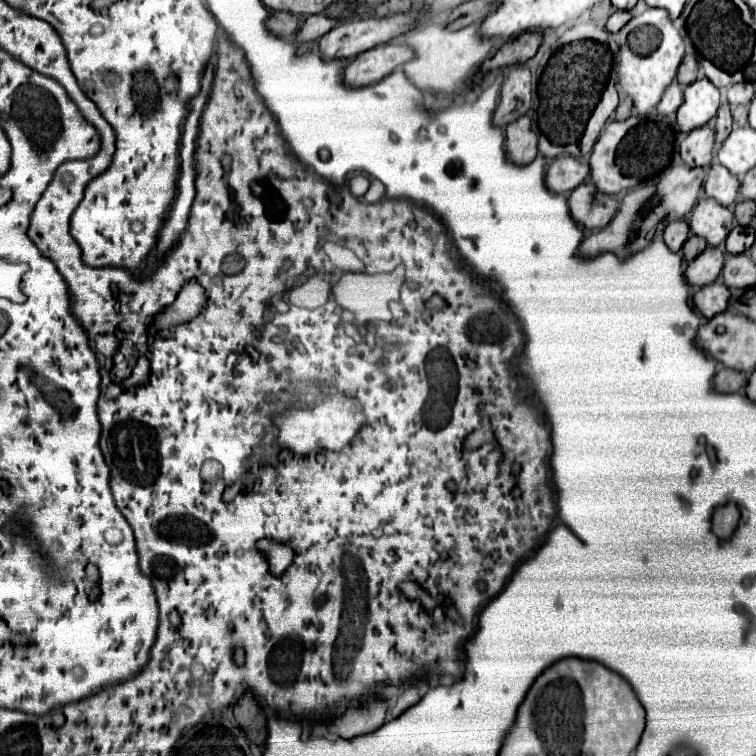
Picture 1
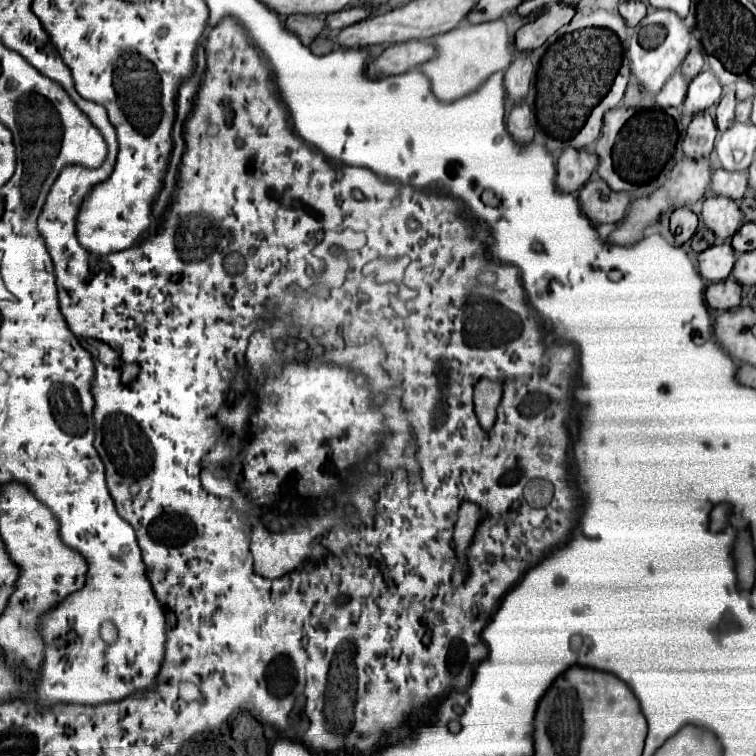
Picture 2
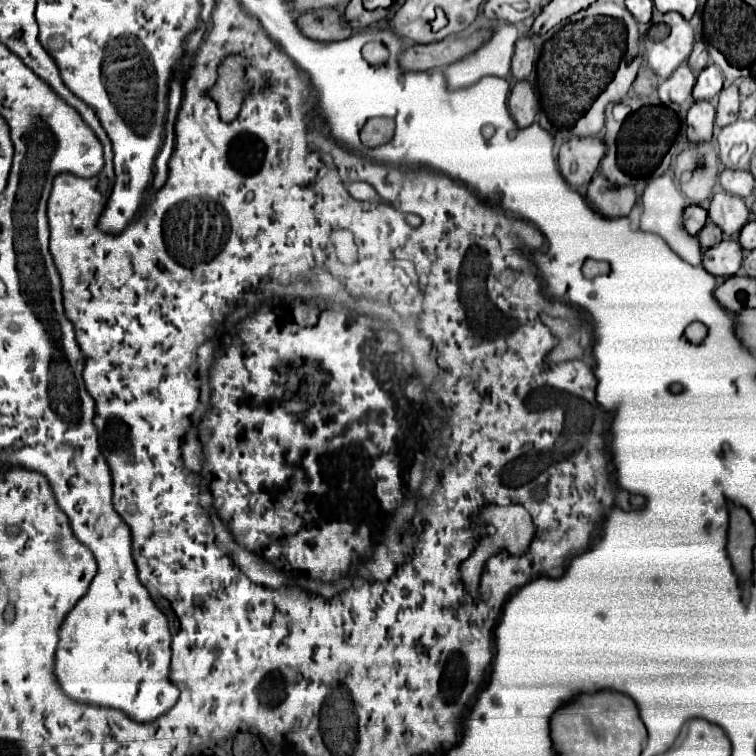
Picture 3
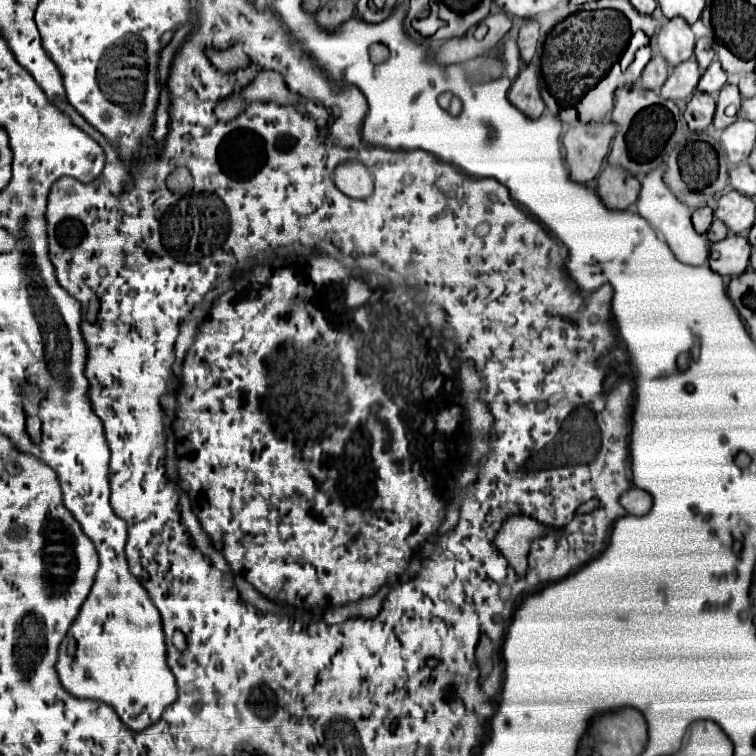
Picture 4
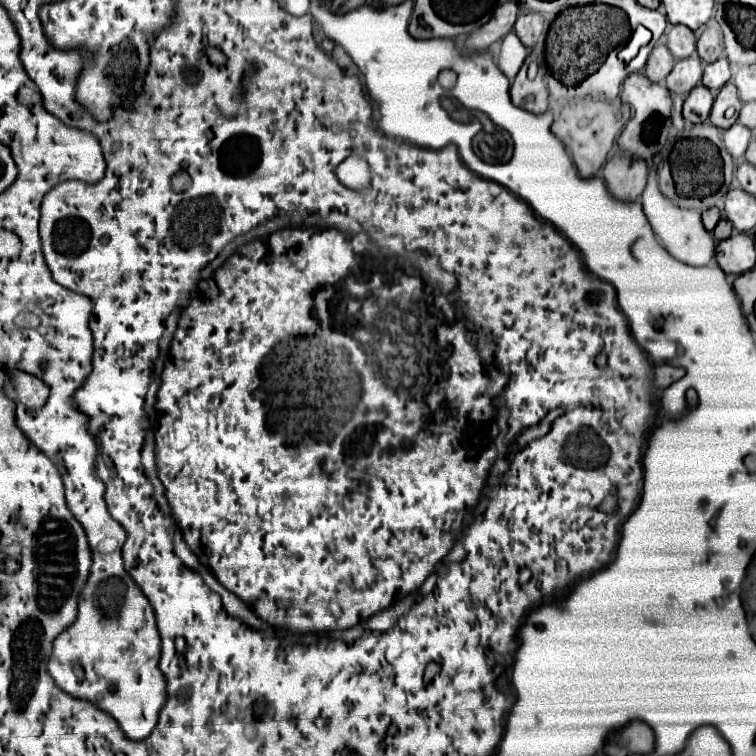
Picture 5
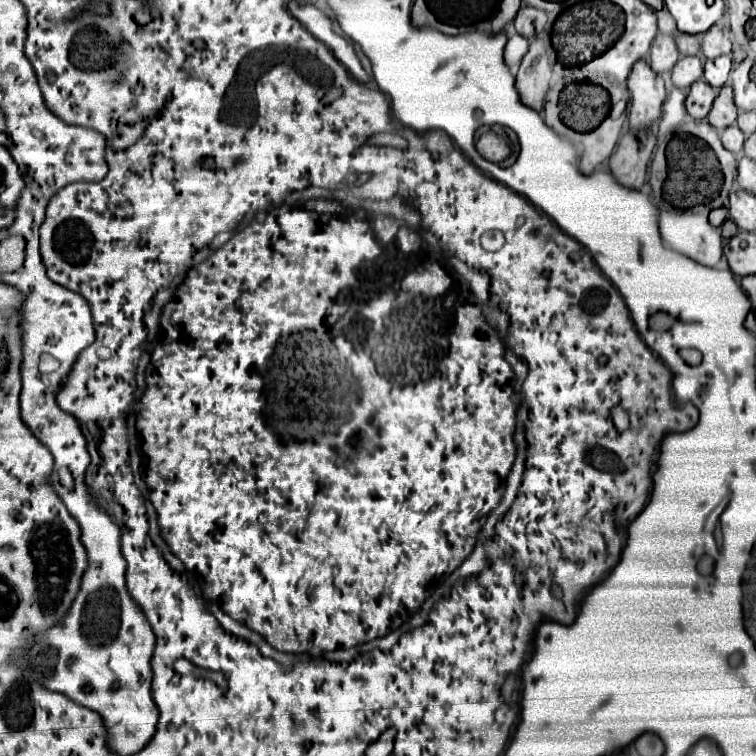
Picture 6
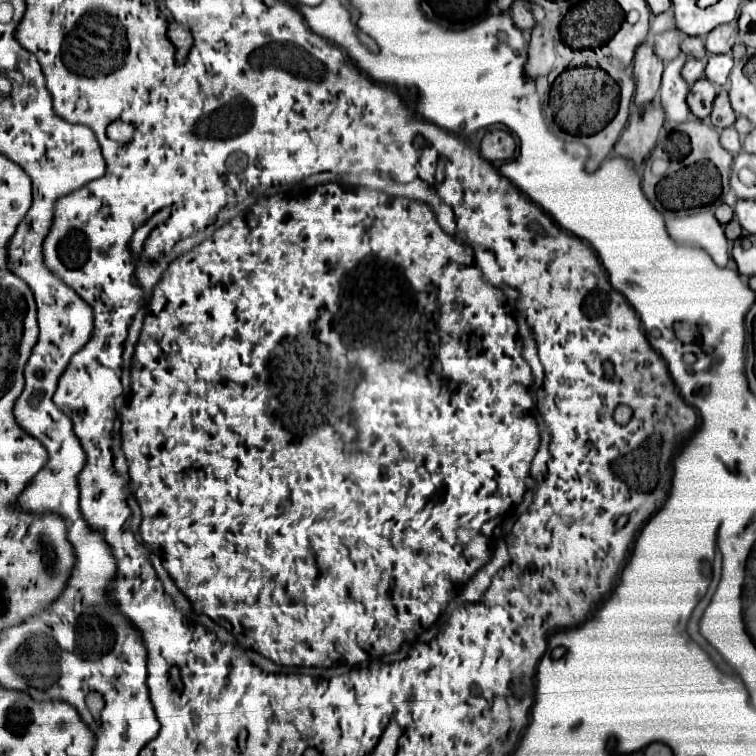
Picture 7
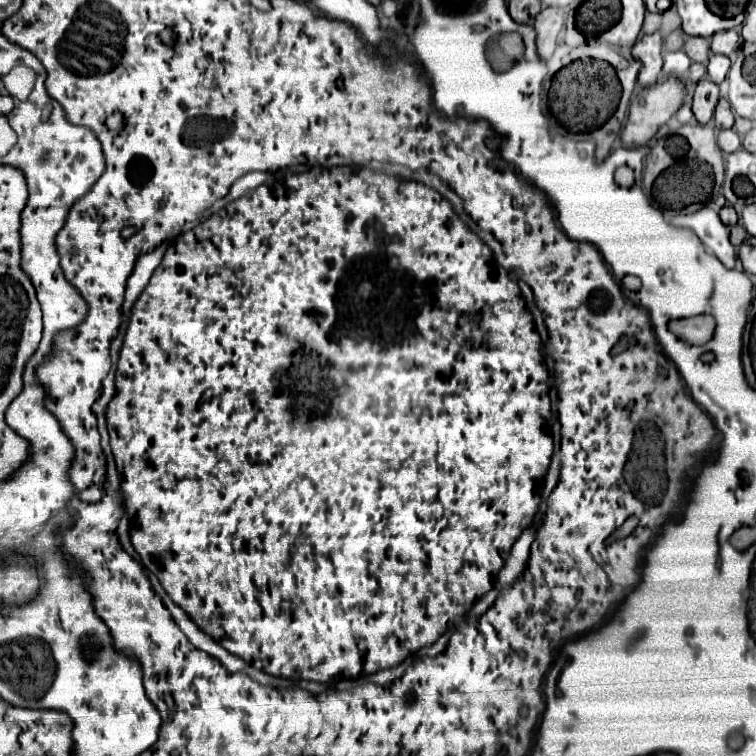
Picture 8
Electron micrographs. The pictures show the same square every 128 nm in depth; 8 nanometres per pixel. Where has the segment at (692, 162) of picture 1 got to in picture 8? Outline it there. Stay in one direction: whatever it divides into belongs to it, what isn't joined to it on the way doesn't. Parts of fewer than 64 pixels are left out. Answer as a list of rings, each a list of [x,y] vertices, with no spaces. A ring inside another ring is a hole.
[[[704,78],[698,82],[694,90],[694,102],[692,102],[692,112],[698,118],[700,124],[708,124],[714,116],[714,108],[718,102],[718,84],[714,84],[710,78]]]

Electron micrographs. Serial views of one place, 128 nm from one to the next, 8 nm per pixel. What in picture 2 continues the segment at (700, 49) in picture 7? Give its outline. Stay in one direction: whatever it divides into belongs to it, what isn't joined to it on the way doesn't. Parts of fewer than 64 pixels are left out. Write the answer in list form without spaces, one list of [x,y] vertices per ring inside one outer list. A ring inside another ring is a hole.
[[[650,8],[648,16],[636,28],[630,28],[626,54],[630,58],[632,74],[646,88],[646,92],[658,92],[664,86],[664,82],[680,68],[680,64],[688,54],[688,42],[690,32],[684,26],[682,18],[676,16],[676,12],[672,10]]]

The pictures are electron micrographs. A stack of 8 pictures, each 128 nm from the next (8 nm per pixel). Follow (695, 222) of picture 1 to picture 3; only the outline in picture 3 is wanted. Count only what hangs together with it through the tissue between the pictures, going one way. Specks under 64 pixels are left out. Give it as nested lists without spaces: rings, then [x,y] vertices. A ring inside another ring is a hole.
[[[726,192],[714,194],[708,216],[716,226],[724,230],[728,236],[738,236],[738,232],[744,228],[744,224],[750,220],[750,208],[740,196],[732,196]]]

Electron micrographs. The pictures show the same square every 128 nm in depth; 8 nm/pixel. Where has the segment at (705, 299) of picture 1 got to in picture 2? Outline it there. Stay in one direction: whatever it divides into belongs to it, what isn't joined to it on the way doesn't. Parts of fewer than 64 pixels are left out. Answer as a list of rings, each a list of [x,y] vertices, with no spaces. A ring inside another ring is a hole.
[[[732,278],[714,282],[706,288],[706,302],[712,310],[730,310],[742,302],[742,286]]]

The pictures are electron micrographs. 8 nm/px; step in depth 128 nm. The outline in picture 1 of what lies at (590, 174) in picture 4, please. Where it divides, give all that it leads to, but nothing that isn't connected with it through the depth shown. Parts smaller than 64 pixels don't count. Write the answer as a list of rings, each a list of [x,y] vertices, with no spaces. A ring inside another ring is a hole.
[[[574,156],[556,158],[546,170],[546,186],[552,192],[572,192],[572,188],[580,186],[590,172],[586,160],[576,160]]]

